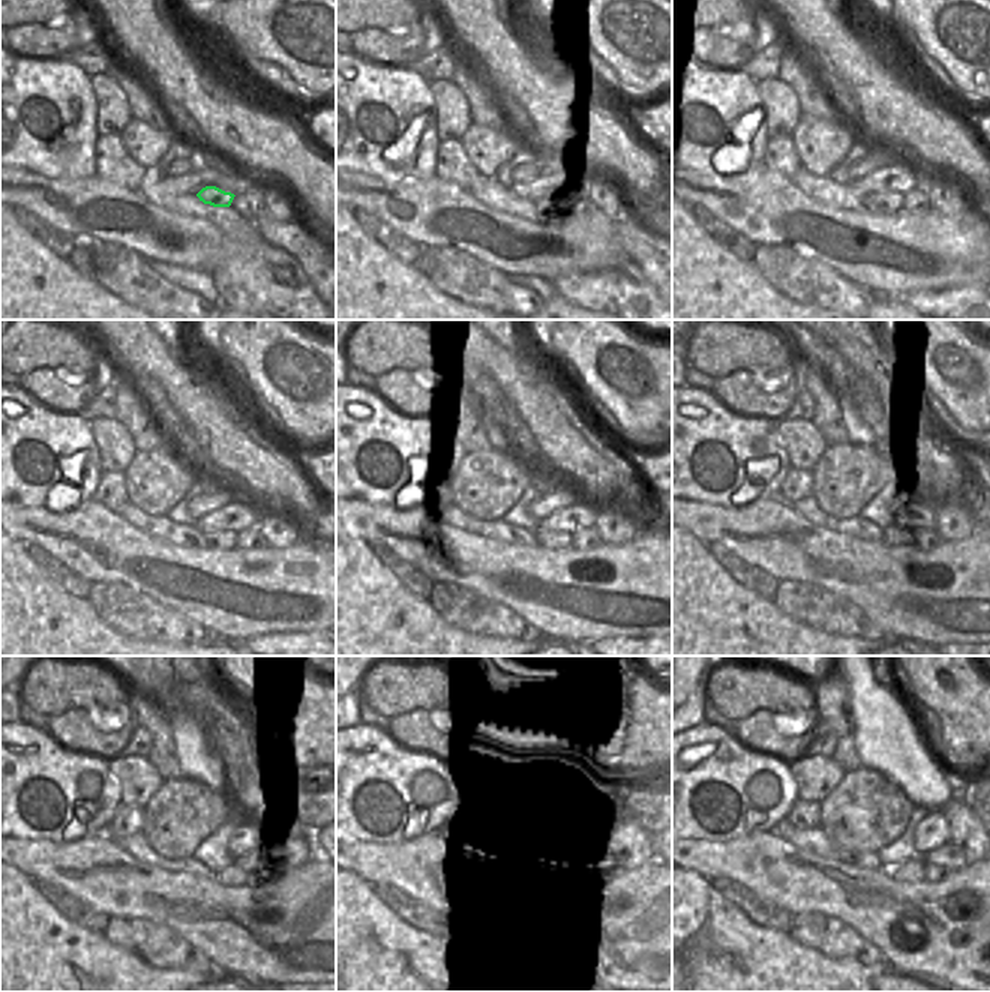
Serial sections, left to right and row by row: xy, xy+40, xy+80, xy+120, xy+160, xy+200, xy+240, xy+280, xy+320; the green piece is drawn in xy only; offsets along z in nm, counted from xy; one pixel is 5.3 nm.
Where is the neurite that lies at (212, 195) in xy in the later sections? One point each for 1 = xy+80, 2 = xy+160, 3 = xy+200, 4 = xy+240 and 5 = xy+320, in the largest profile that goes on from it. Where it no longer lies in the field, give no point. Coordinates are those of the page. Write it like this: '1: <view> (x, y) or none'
1: xy+80 (888, 201)
2: xy+160 (549, 539)
3: xy+200 (896, 539)
4: xy+240 (233, 877)
5: xy+320 (914, 871)

